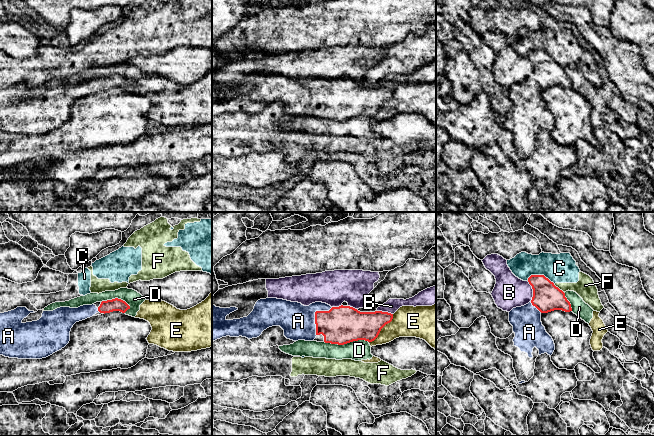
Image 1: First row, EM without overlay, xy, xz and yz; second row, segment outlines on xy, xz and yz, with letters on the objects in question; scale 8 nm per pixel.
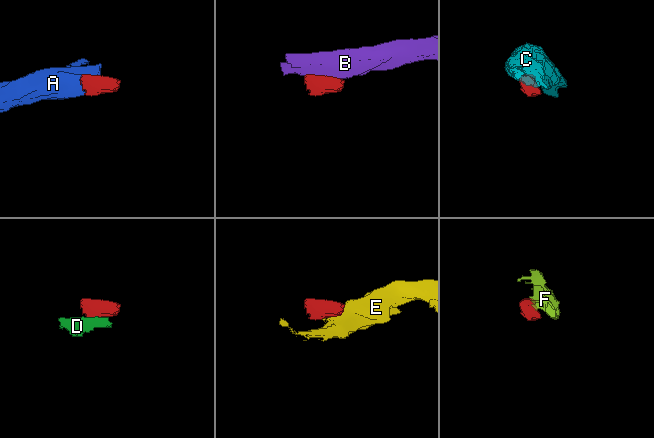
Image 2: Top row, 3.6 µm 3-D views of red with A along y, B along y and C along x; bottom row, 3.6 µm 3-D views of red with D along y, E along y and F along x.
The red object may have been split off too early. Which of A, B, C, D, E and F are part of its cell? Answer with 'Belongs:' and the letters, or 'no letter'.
Belongs: A

